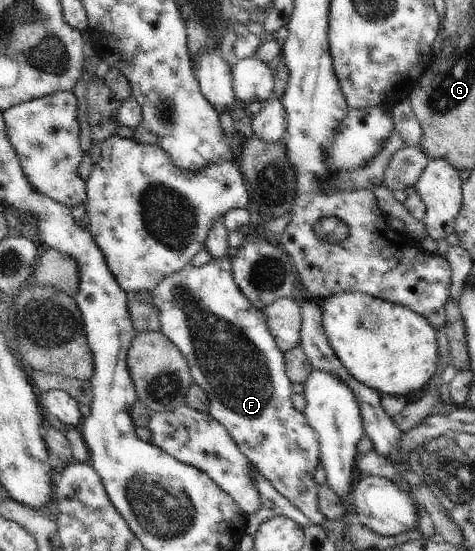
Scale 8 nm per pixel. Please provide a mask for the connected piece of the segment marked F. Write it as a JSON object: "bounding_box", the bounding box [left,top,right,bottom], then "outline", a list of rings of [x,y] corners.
{"bounding_box":[147,257,326,525],"outline":[[[224,257],[221,259],[212,259],[210,262],[195,267],[193,265],[186,265],[181,271],[165,276],[150,292],[147,293],[152,304],[156,305],[160,311],[161,331],[175,344],[186,359],[189,366],[190,374],[196,384],[199,384],[208,395],[209,409],[208,413],[212,418],[215,418],[226,430],[228,434],[234,439],[238,445],[240,452],[247,456],[251,463],[257,470],[264,475],[274,488],[287,498],[294,506],[297,506],[309,519],[312,525],[321,525],[326,517],[321,512],[318,506],[318,491],[319,485],[314,481],[314,472],[316,466],[320,463],[321,446],[319,445],[318,433],[309,425],[307,418],[303,412],[300,412],[292,406],[292,383],[286,374],[285,358],[282,350],[278,348],[273,334],[269,331],[267,318],[260,309],[252,306],[248,299],[242,294],[242,291],[236,286],[234,282],[233,270],[231,265],[231,258]]]}

